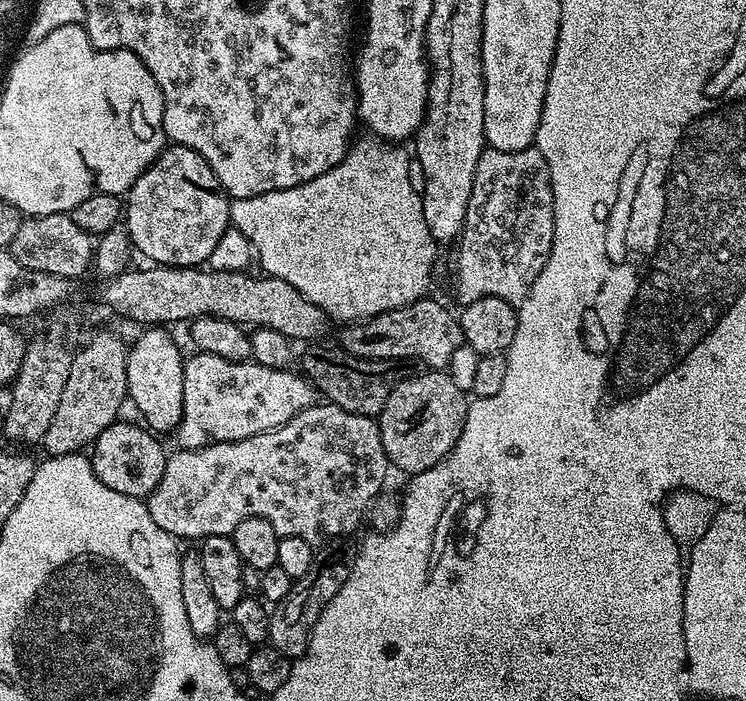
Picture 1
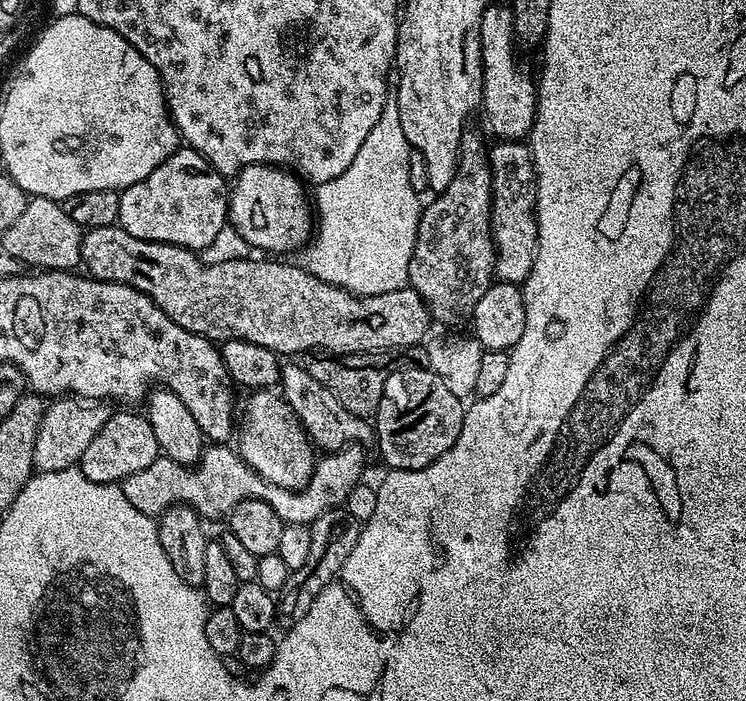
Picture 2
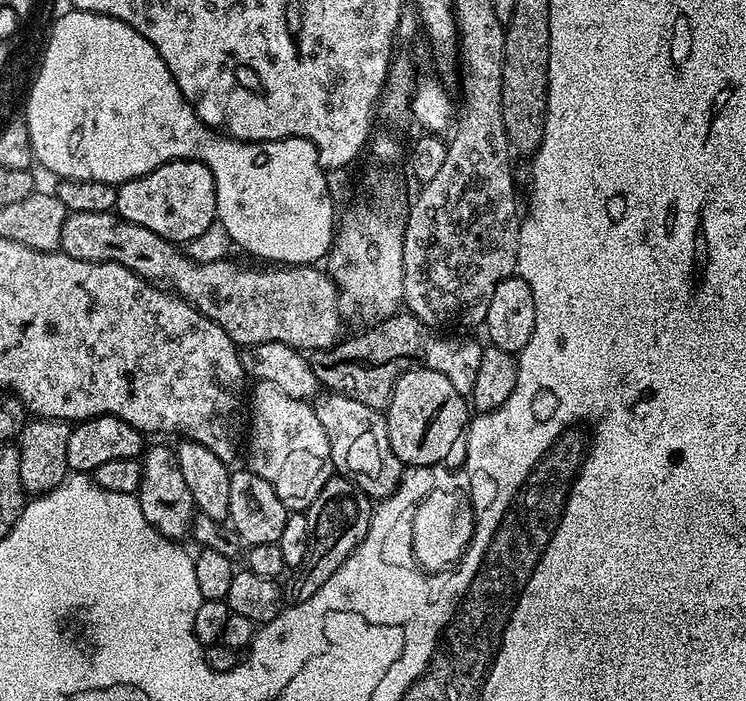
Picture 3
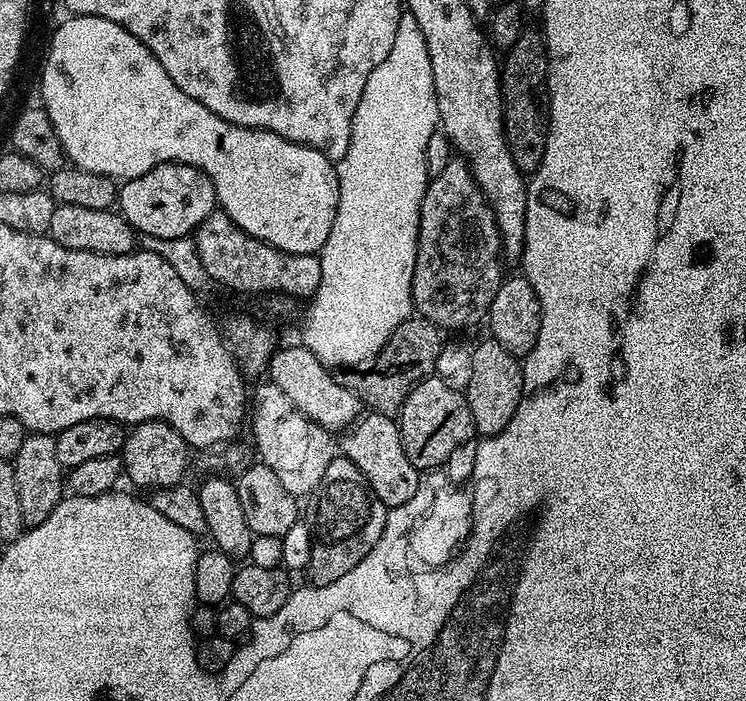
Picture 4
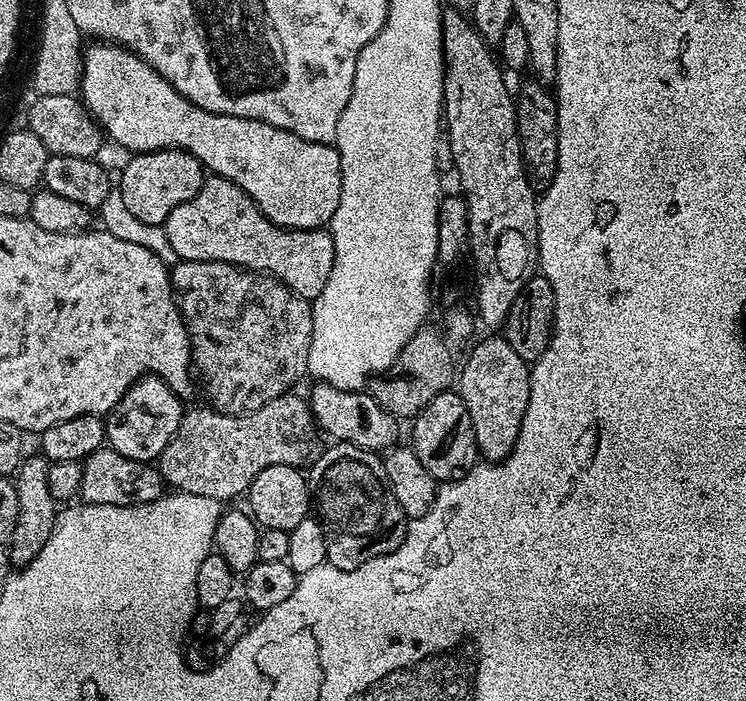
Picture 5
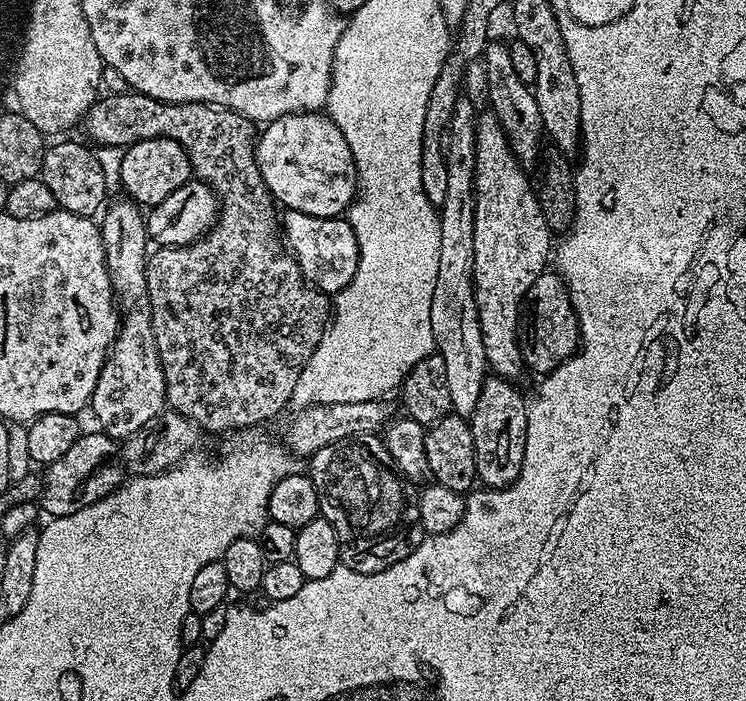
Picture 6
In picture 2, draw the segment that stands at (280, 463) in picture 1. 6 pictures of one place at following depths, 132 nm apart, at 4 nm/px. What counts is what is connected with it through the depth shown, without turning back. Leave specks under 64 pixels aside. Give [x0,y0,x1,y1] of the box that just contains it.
[122,443,364,526]

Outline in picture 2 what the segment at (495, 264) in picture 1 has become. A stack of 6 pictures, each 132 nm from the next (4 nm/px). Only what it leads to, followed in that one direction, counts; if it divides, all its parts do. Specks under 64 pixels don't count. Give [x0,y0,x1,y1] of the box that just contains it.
[488,140,538,285]

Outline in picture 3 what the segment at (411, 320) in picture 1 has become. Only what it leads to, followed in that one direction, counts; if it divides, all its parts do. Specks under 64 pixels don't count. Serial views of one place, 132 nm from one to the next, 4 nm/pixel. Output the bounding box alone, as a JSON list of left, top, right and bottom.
[59,211,342,350]

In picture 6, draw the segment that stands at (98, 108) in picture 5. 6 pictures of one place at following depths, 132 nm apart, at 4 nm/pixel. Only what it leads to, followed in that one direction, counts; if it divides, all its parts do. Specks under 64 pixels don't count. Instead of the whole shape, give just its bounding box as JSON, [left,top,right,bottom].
[256,112,358,216]

